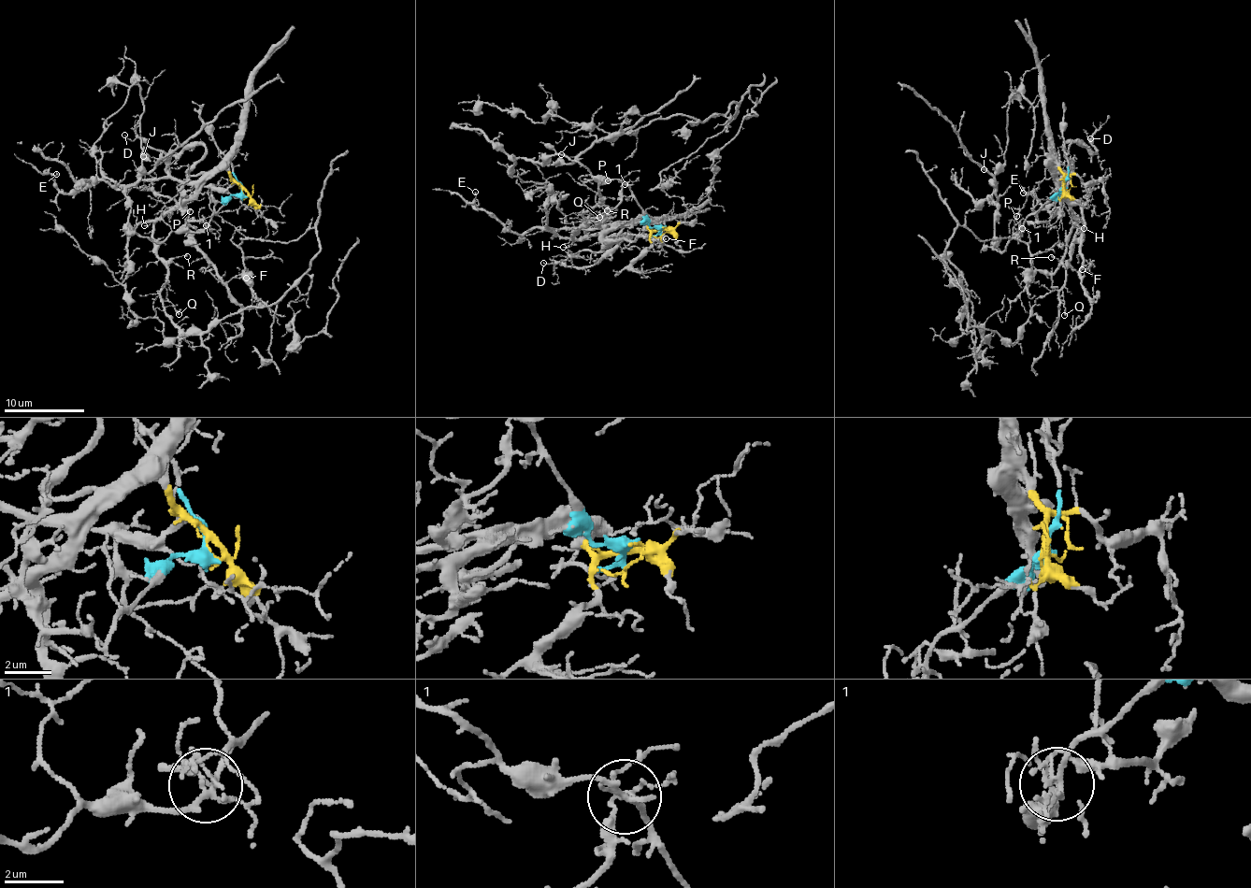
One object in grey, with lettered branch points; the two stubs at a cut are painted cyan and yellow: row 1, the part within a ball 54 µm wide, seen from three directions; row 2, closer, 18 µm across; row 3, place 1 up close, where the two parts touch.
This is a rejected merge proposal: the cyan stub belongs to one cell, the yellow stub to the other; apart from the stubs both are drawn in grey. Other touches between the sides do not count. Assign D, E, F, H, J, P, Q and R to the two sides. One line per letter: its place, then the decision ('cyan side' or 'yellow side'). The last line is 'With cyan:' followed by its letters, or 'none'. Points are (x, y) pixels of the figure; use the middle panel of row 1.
D: place (543, 263); yellow side
E: place (475, 192); yellow side
F: place (666, 238); yellow side
H: place (563, 247); yellow side
J: place (561, 154); cyan side
P: place (608, 180); cyan side
Q: place (599, 217); yellow side
R: place (607, 210); yellow side
With cyan: J, P

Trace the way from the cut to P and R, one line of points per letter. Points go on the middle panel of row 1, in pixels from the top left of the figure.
P: (660, 228), (649, 223), (647, 213), (631, 189), (619, 179), (605, 182), (609, 179)
R: (660, 228), (648, 226), (642, 221), (620, 221), (604, 234), (588, 235), (572, 240), (573, 234), (607, 211)

